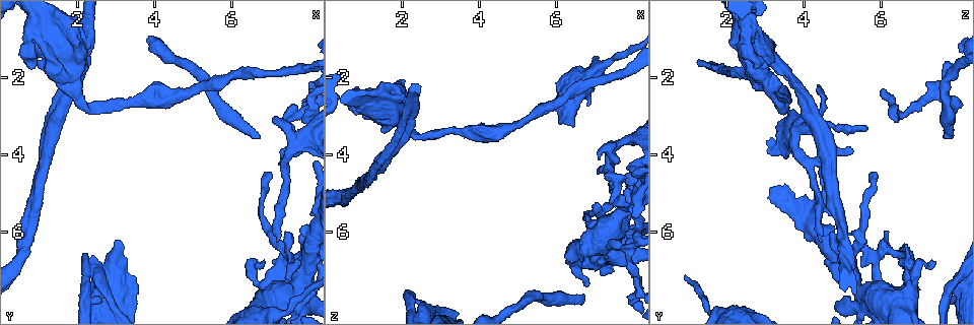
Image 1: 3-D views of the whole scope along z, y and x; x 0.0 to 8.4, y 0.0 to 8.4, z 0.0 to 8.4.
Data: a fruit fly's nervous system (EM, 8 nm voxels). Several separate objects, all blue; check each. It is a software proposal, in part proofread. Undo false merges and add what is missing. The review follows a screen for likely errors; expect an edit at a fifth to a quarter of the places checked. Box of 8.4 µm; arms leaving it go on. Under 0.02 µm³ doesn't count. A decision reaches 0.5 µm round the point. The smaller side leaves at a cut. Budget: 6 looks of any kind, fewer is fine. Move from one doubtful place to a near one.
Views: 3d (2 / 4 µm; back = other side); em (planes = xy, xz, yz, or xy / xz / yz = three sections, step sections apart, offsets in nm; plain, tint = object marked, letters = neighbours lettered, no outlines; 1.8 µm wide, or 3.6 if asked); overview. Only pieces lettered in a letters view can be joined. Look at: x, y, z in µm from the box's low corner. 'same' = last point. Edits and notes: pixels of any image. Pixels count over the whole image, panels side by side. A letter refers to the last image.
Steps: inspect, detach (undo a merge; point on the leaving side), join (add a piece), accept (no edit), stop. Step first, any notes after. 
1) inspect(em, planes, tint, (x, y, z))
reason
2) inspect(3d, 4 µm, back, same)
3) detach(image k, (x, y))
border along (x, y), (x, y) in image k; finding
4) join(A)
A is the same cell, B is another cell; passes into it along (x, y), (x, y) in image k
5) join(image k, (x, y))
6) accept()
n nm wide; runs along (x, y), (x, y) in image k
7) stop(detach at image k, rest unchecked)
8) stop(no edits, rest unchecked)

inspect(3d, 2 µm, back, (6.80, 6.80, 7.35))
free end

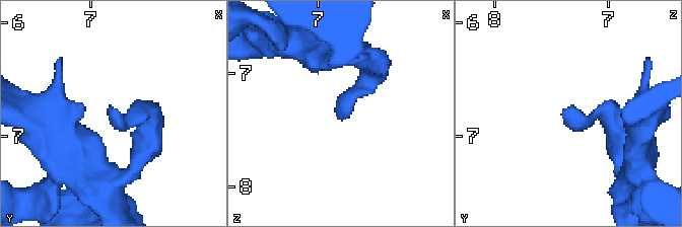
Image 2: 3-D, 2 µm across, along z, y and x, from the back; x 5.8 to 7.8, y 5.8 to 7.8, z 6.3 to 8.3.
inspect(em, xy, step 16, letters, (6.84, 6.80, 7.38))

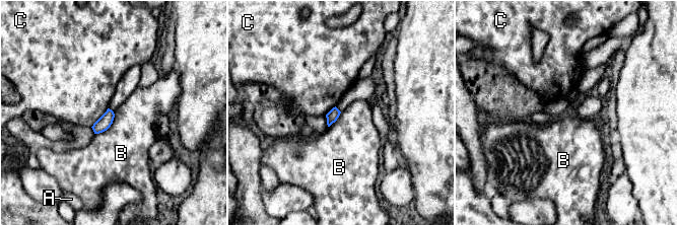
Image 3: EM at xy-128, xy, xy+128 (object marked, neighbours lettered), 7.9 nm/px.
inspect(em, planes, letters, same)

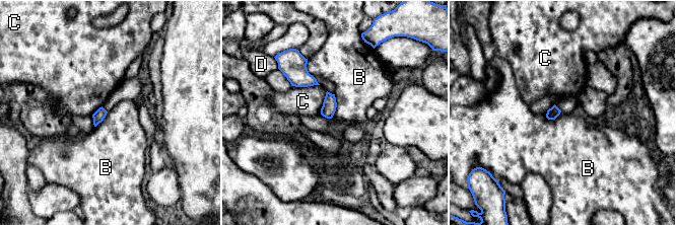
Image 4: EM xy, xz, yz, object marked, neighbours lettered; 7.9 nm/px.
accept()
B, C and D are other cells; border along (335, 94), (336, 110), (331, 119) in image 4; none of them fits

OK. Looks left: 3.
inspect(em, yz, step 4, tint, (6.70, 3.55, 7.65))
end of a long branch

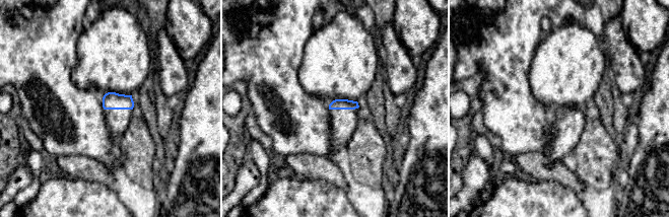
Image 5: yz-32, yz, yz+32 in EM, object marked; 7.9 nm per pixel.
inspect(em, planes, tint, same)

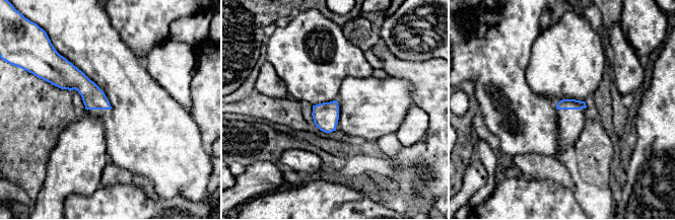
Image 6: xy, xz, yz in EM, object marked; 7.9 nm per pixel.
inspect(em, planes, letters, same)

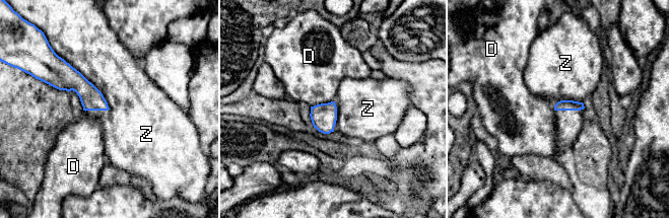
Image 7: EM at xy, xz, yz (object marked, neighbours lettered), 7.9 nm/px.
join(image 7, (94, 50))
Z is the same cell, D is another cell; passes into it along (58, 73), (87, 80), (94, 50) in image 7; the neuron continues

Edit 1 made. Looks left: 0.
stop(join at image 7, rest unchecked)

